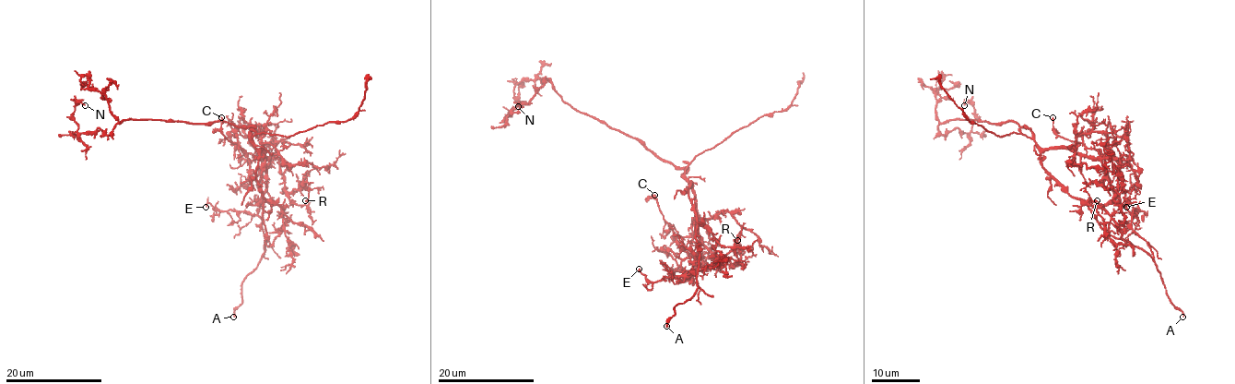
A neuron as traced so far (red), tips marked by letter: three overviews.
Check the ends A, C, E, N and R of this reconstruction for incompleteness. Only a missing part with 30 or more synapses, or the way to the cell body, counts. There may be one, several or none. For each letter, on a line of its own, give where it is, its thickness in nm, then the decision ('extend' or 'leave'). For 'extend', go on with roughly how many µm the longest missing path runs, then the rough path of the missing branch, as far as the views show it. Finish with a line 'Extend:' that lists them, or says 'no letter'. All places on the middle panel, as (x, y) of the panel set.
A: (666, 326) | 200 nm | extend | 50 µm | (666, 326), (652, 349), (649, 346), (629, 350), (632, 354), (679, 362), (686, 369)
C: (654, 195) | 180 nm | leave
E: (639, 269) | 130 nm | leave
N: (518, 106) | 140 nm | leave
R: (737, 240) | 150 nm | leave
Extend: A

